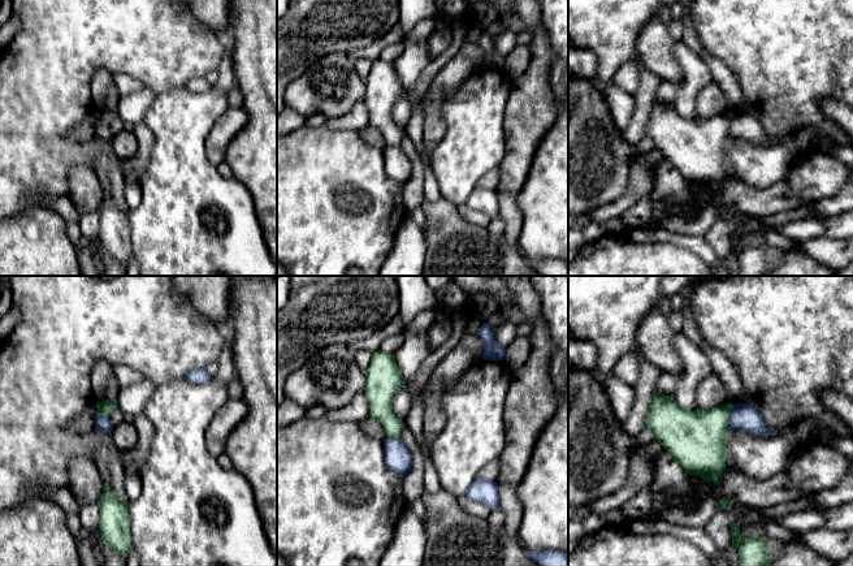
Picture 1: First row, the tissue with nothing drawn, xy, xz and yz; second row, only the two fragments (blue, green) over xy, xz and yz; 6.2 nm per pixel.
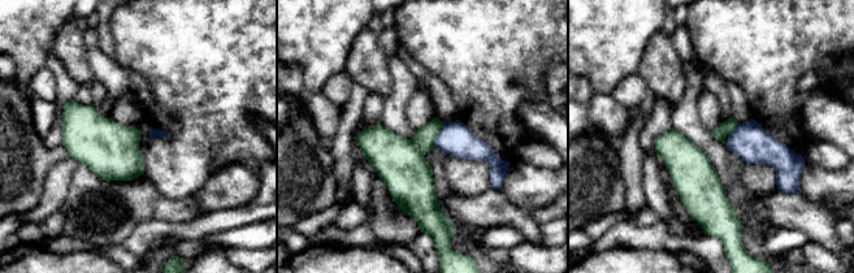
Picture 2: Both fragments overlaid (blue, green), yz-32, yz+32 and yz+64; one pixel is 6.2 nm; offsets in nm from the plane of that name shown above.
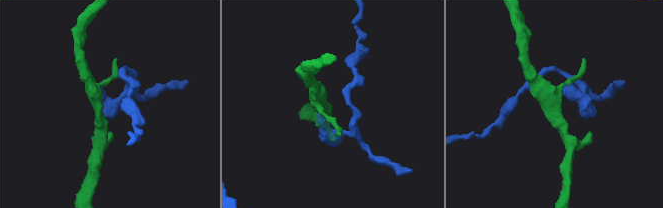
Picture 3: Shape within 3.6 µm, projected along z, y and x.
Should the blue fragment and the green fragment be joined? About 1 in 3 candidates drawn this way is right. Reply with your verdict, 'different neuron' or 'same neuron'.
different neuron

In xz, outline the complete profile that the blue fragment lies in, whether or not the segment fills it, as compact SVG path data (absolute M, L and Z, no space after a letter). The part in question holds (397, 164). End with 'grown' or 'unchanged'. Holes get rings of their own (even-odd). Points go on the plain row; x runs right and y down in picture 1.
M386 146L384 148L384 168L387 177L400 186L411 180L412 164L400 147Z; unchanged

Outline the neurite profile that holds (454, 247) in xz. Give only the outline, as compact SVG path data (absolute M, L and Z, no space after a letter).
M441 196L436 202L424 199L421 207L426 216L426 225L423 226L426 258L421 276L541 276L503 236L466 221L455 203Z

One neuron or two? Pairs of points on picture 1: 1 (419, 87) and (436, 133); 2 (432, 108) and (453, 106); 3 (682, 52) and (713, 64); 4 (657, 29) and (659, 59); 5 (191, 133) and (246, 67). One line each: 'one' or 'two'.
1: two
2: two
3: two
4: one
5: two

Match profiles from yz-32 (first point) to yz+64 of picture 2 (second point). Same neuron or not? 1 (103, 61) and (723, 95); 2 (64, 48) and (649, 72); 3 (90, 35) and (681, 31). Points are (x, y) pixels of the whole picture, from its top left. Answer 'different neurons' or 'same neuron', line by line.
1: different neurons
2: same neuron
3: same neuron

